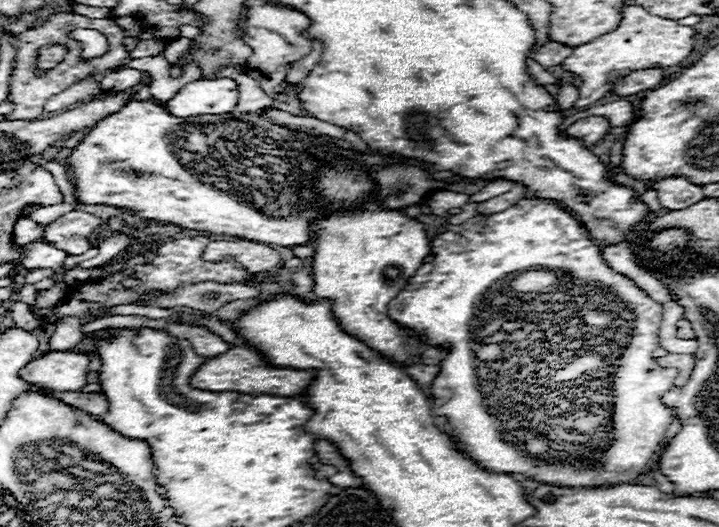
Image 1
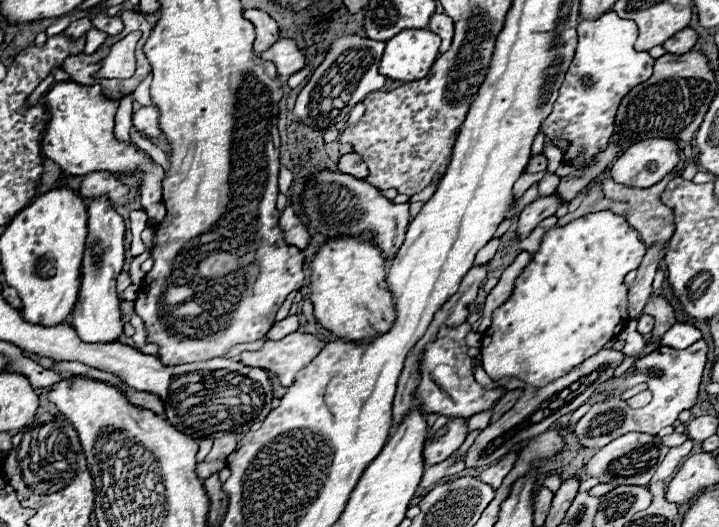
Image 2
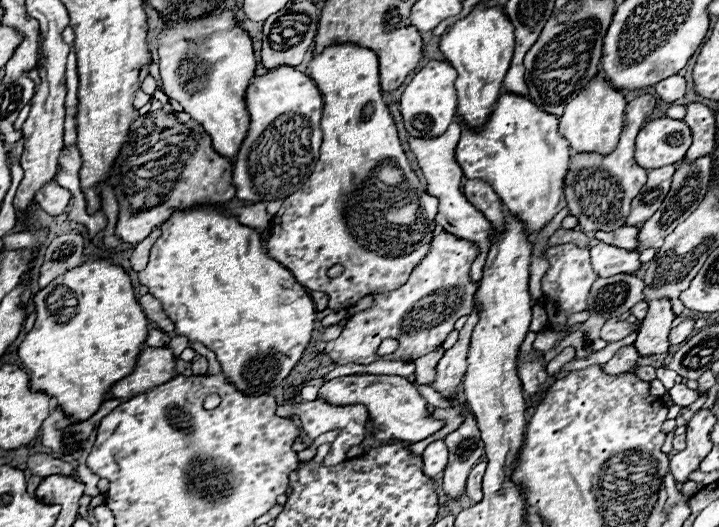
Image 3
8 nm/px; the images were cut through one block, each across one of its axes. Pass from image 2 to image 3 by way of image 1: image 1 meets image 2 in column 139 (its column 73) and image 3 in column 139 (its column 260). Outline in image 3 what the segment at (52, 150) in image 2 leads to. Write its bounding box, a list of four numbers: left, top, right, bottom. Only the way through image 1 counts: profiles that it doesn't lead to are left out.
[108,104,236,244]

